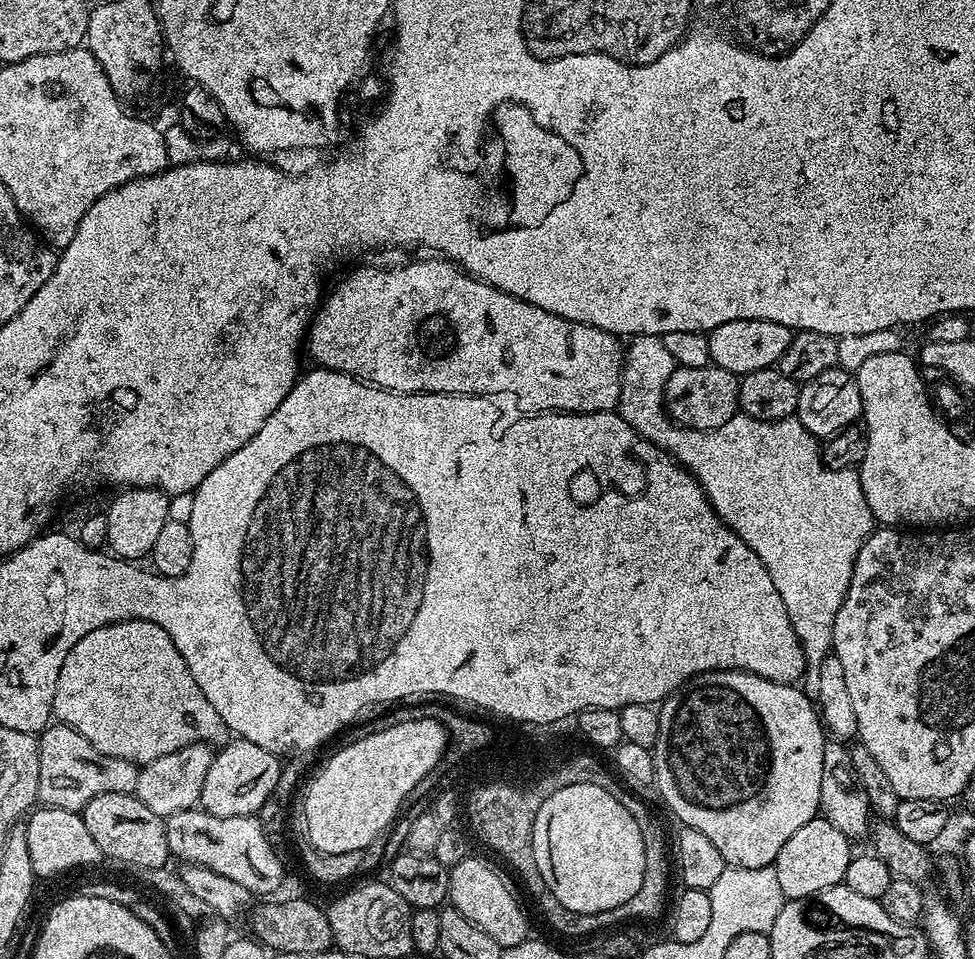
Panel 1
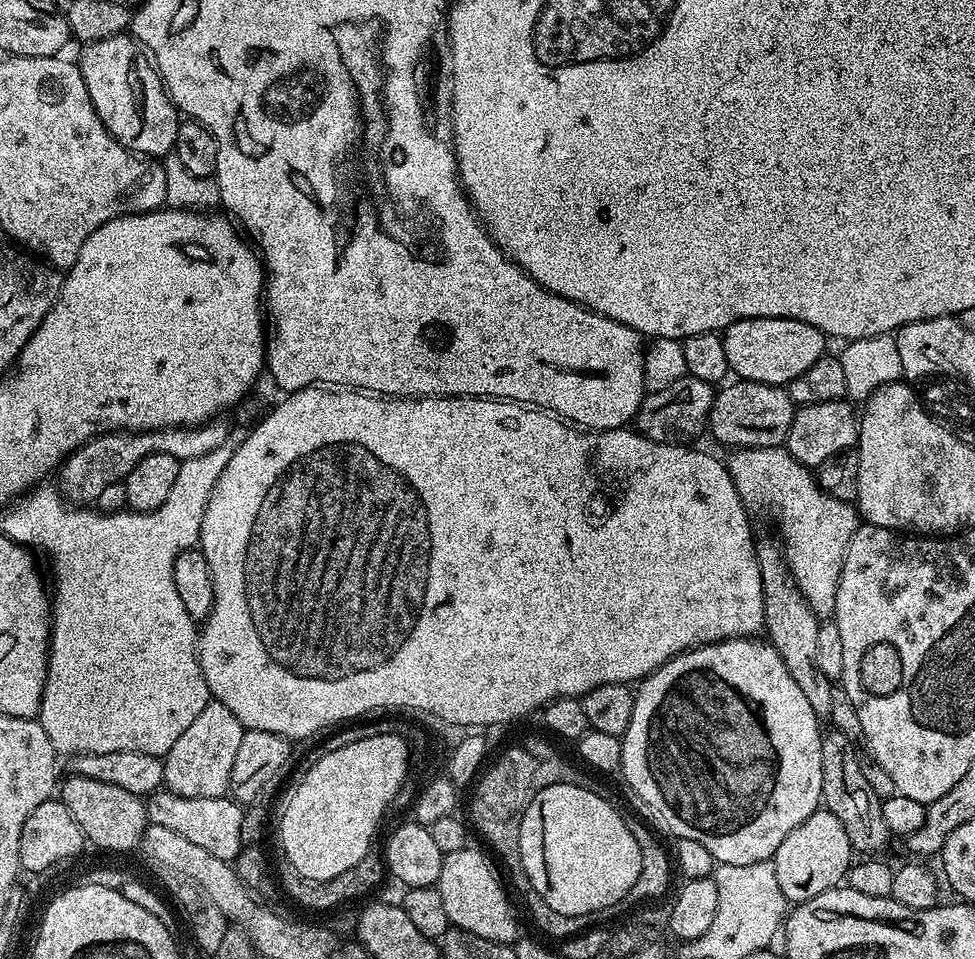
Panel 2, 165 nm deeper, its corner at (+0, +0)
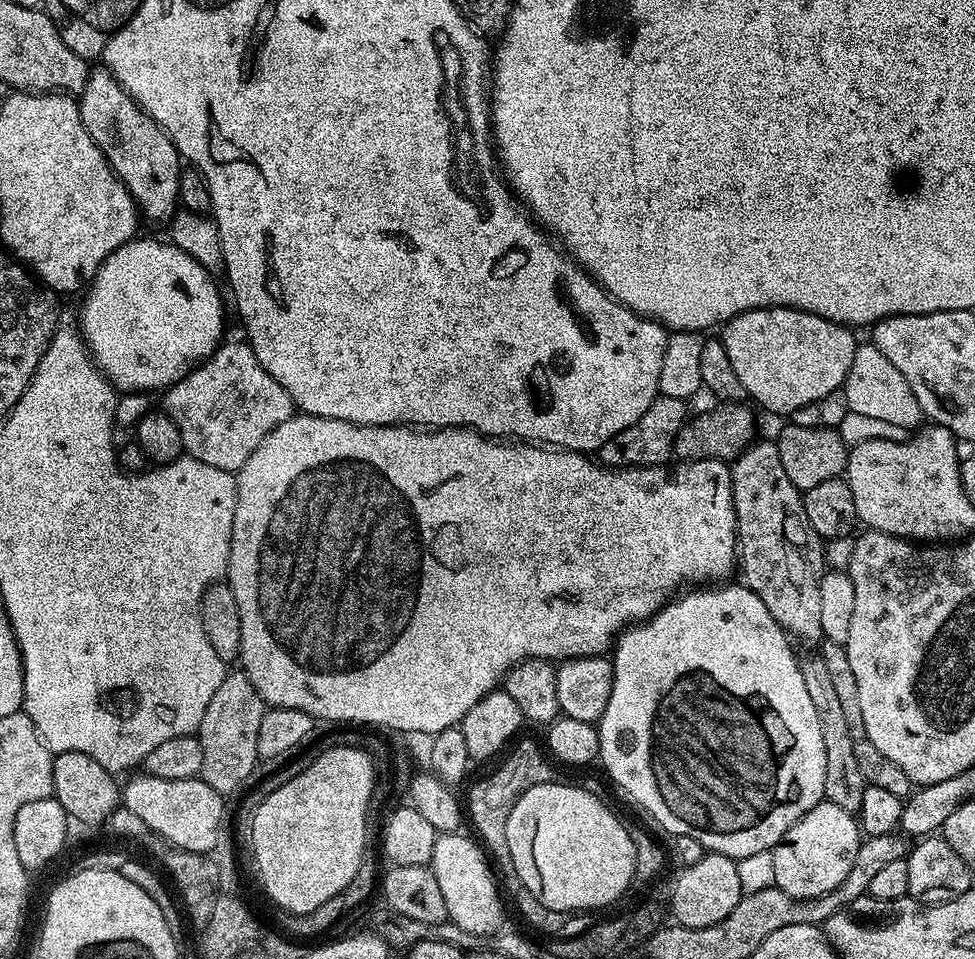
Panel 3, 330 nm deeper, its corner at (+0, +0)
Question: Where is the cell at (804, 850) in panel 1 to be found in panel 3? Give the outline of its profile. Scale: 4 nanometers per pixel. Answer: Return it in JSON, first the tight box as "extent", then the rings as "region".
{"extent":[772,802,861,898],"region":[[[821,802],[805,814],[772,849],[775,887],[798,898],[825,896],[838,886],[838,882],[842,882],[842,878],[846,878],[846,874],[850,874],[861,839],[860,826],[853,813],[832,803]]]}

